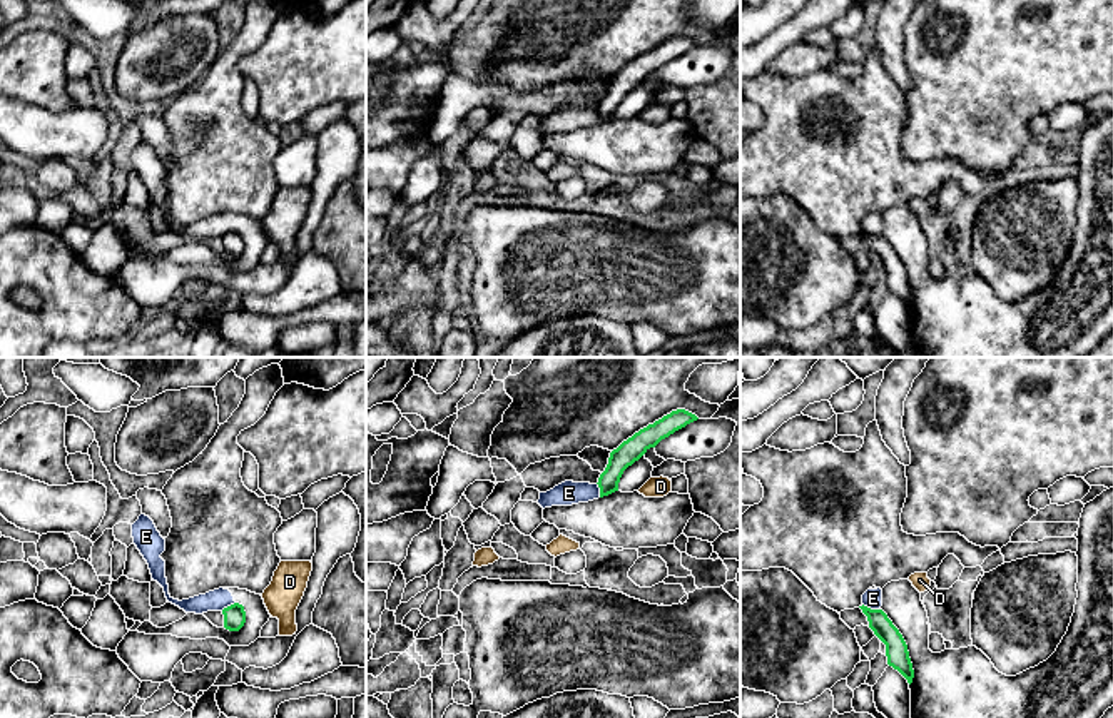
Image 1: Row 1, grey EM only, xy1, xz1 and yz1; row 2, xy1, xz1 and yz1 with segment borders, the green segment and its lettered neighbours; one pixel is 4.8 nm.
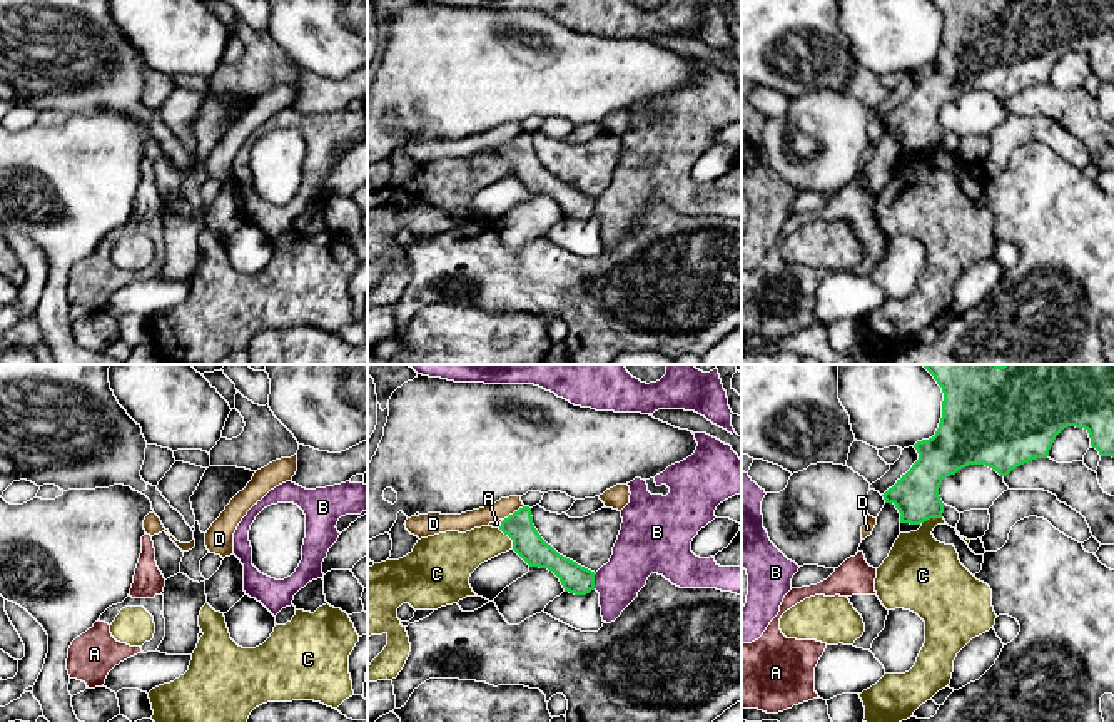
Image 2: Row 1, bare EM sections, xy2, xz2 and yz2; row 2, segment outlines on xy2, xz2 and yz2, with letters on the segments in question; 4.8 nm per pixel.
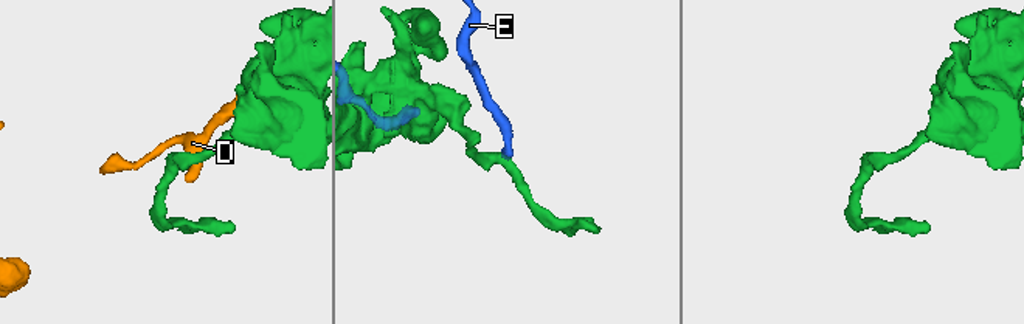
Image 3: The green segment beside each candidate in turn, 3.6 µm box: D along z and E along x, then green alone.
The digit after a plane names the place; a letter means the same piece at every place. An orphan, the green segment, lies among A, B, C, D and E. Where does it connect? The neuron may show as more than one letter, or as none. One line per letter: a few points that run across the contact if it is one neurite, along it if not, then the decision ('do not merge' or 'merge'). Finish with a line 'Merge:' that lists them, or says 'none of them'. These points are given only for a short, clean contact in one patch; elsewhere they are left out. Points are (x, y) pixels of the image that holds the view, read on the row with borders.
A: line xz2 (526, 542), (510, 525), (501, 523), (496, 523); merge
B: line xz2 (597, 574), (593, 589); do not merge
C: line xz2 (498, 528), (511, 540), (513, 549); do not merge
D: do not merge
E: line yz1 (863, 603), (879, 610); do not merge
Merge: A

